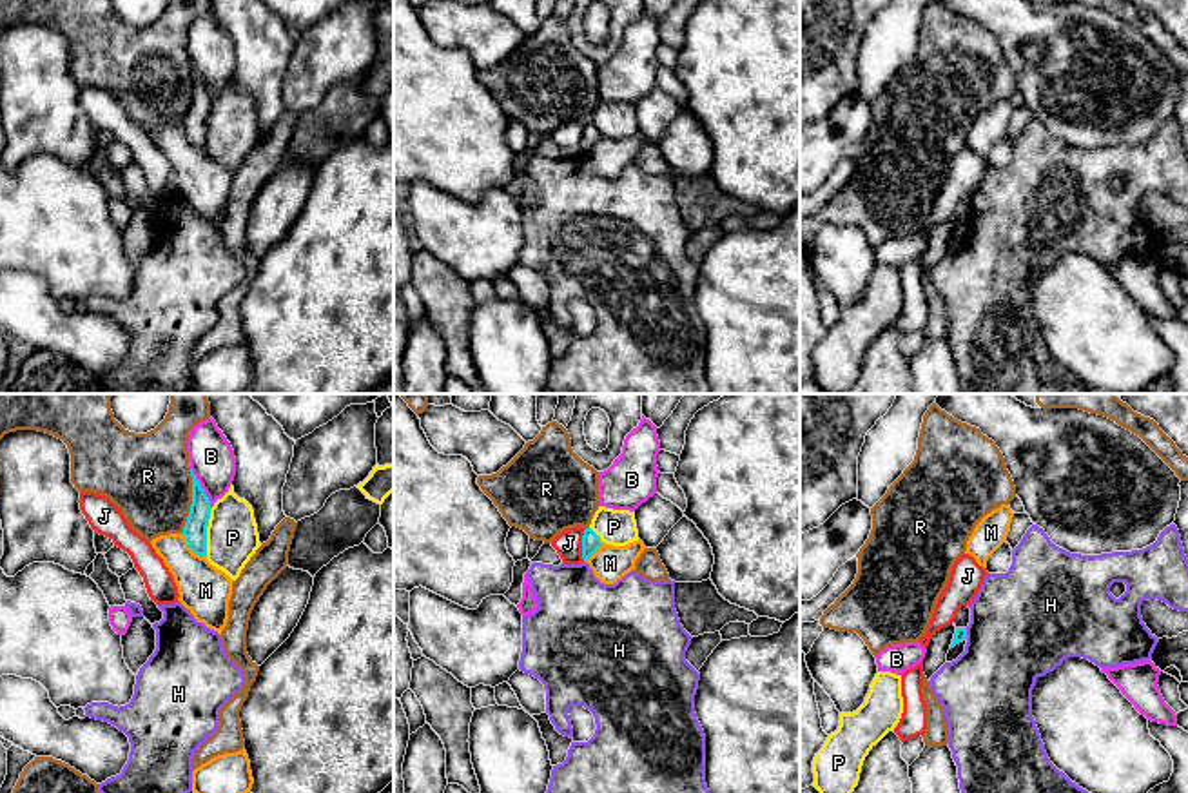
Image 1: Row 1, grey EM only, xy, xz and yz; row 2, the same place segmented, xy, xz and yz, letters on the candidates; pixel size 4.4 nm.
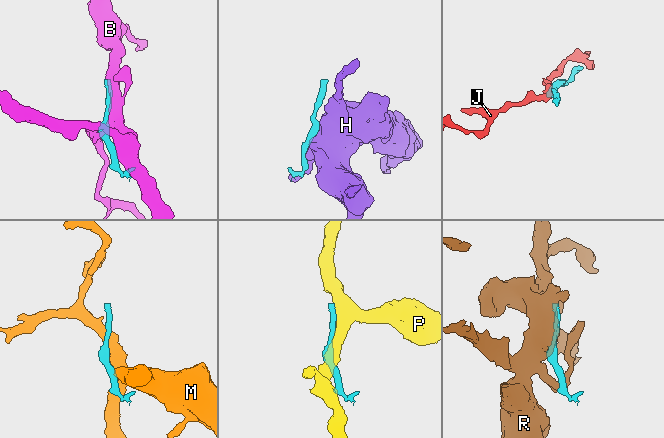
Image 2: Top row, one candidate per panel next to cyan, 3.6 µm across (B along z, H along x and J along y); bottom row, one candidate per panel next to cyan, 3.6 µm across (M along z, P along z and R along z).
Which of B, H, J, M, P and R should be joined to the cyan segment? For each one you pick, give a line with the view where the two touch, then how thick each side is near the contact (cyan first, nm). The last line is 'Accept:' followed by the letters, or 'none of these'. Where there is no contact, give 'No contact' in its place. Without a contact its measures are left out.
Accept: none of these

